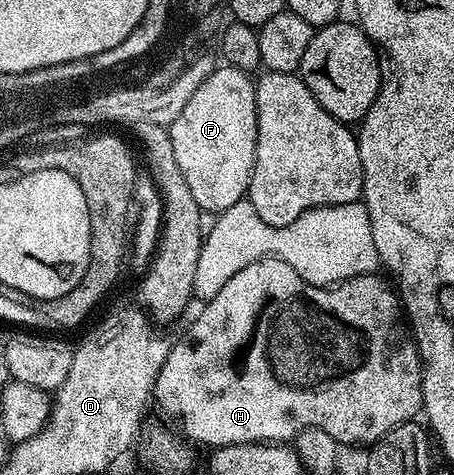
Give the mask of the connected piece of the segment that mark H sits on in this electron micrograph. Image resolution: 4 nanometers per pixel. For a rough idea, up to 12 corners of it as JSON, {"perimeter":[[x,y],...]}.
{"perimeter":[[263,258],[171,343],[207,448],[377,442],[424,404],[379,273]]}

